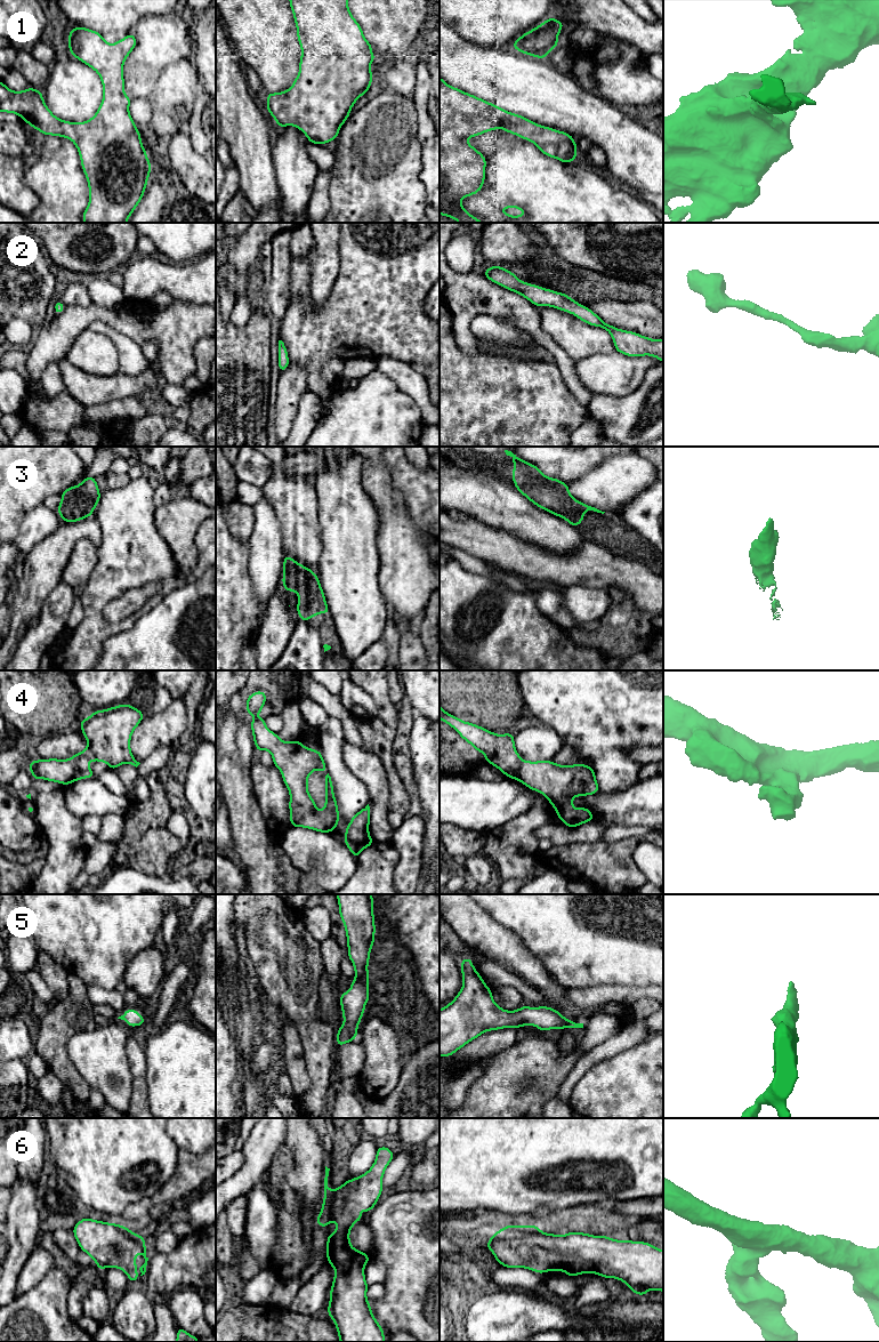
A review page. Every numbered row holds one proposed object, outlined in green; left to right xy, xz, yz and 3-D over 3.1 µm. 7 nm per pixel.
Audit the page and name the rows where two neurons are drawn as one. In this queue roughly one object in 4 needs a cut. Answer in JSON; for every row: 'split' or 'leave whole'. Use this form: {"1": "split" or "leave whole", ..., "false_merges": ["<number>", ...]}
{"1": "leave whole", "2": "leave whole", "3": "leave whole", "4": "leave whole", "5": "leave whole", "6": "leave whole", "false_merges": []}

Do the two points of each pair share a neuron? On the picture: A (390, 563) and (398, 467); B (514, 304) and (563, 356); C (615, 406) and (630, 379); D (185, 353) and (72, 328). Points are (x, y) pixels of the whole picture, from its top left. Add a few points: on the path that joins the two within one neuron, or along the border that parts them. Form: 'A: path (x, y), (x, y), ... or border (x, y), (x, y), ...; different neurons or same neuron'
A: border (390, 474), (390, 483), (401, 493), (409, 513); different neurons
B: path (526, 318), (549, 344); same neuron
C: border (643, 380), (625, 395), (595, 395); different neurons
D: path (156, 329), (144, 329), (132, 319), (101, 315); same neuron

